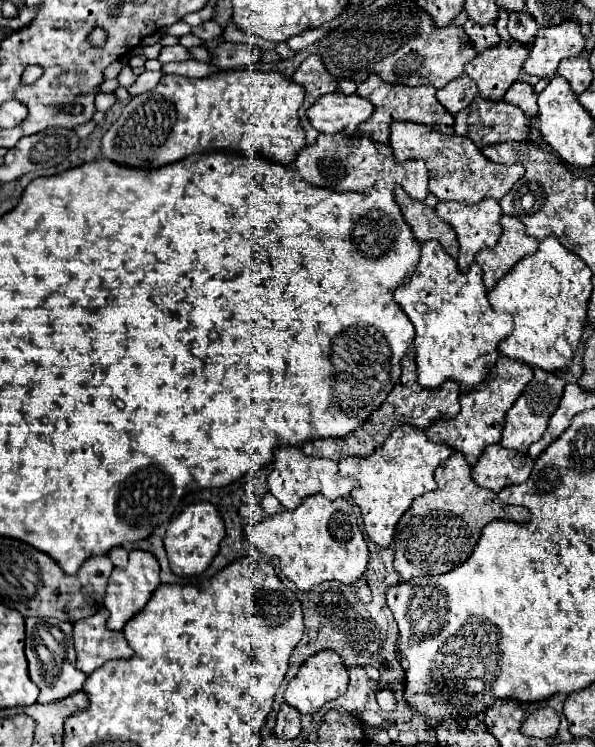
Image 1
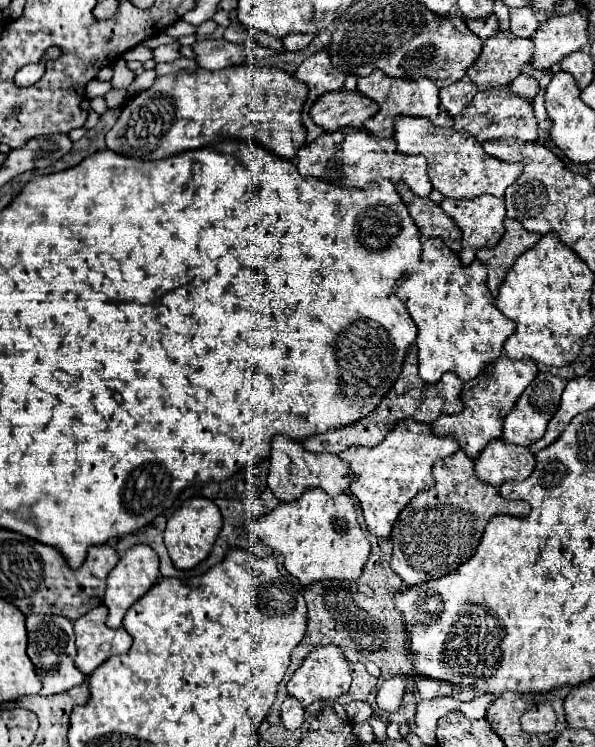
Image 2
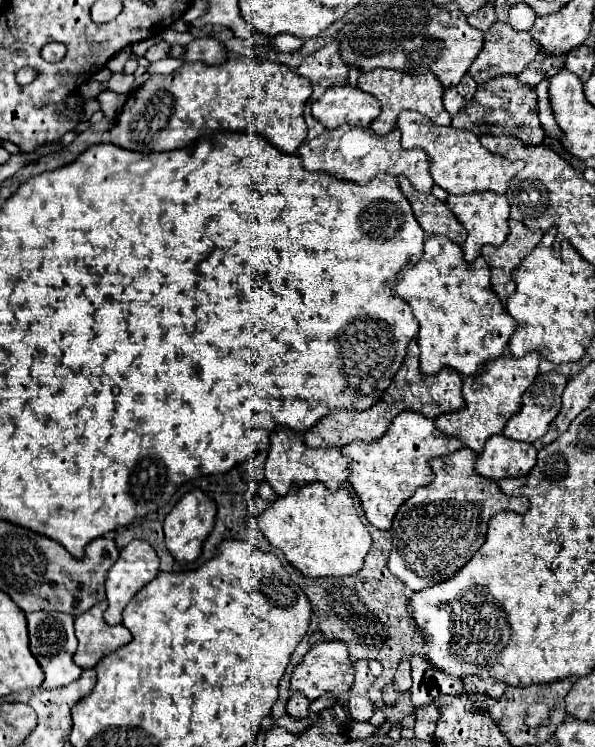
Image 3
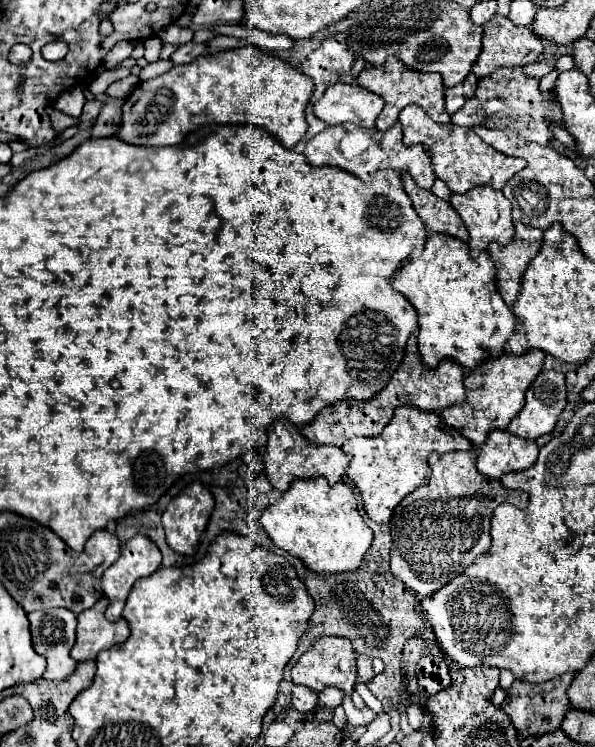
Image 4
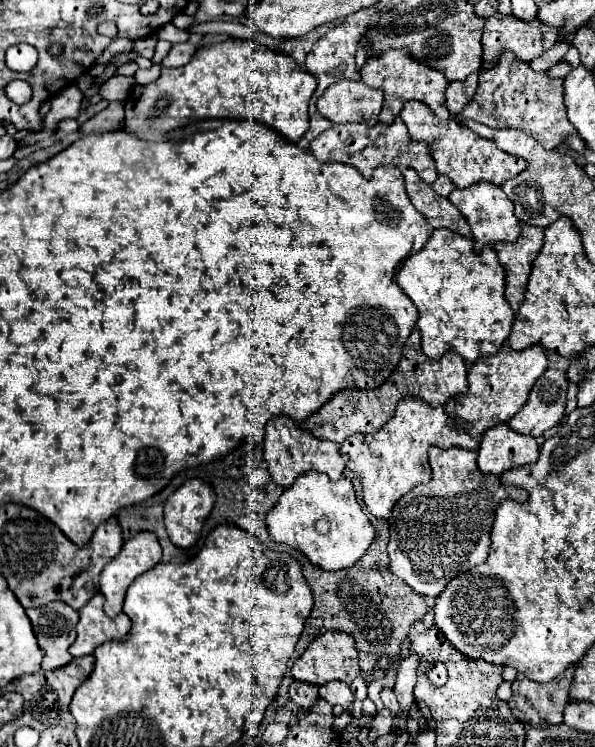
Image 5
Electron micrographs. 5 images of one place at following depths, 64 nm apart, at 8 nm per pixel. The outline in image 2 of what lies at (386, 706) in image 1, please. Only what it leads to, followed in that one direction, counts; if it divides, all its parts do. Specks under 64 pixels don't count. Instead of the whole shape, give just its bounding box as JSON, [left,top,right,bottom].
[376,676,408,712]

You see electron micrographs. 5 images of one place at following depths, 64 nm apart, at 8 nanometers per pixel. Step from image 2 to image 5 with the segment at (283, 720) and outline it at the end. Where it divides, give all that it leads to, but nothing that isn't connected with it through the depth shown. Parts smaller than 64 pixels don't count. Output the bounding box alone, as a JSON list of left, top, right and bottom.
[290,682,318,710]

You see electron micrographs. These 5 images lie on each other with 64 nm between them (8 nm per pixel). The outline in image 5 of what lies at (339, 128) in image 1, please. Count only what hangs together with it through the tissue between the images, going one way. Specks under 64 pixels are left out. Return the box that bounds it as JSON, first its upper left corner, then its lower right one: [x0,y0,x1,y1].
[316,82,384,126]

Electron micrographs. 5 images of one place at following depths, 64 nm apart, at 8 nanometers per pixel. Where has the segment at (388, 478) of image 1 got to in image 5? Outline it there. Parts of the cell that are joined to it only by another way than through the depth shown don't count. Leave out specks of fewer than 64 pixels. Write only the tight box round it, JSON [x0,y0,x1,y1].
[340,398,478,520]

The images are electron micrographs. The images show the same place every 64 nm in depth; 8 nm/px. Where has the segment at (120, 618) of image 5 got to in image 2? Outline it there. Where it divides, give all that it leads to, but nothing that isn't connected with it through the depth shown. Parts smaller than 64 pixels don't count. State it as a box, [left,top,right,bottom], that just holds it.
[74,606,132,676]

